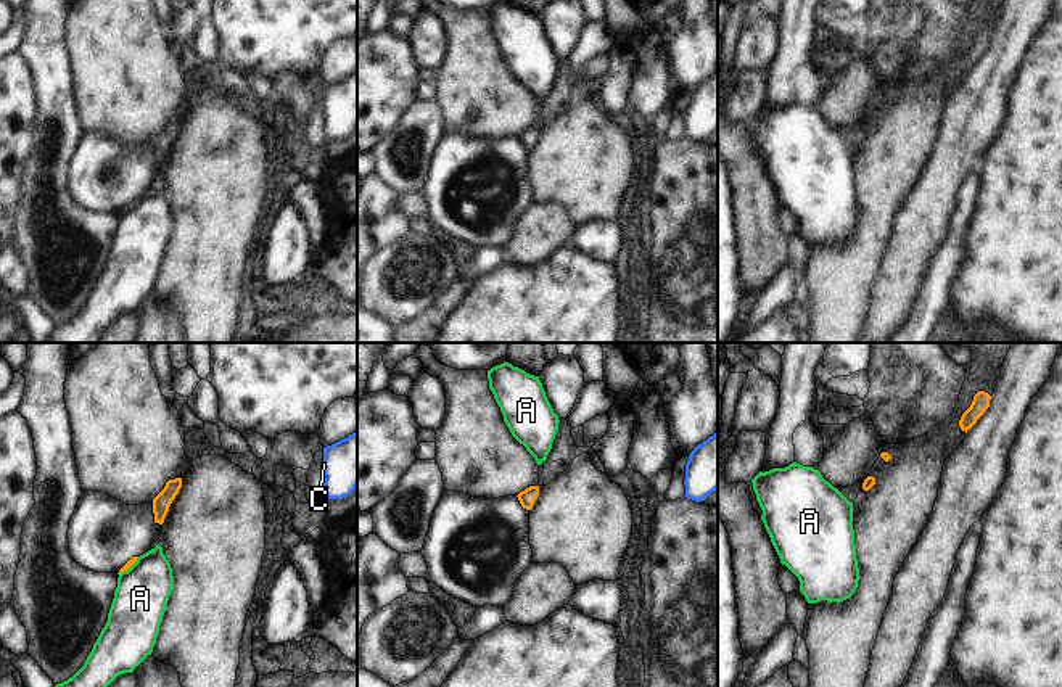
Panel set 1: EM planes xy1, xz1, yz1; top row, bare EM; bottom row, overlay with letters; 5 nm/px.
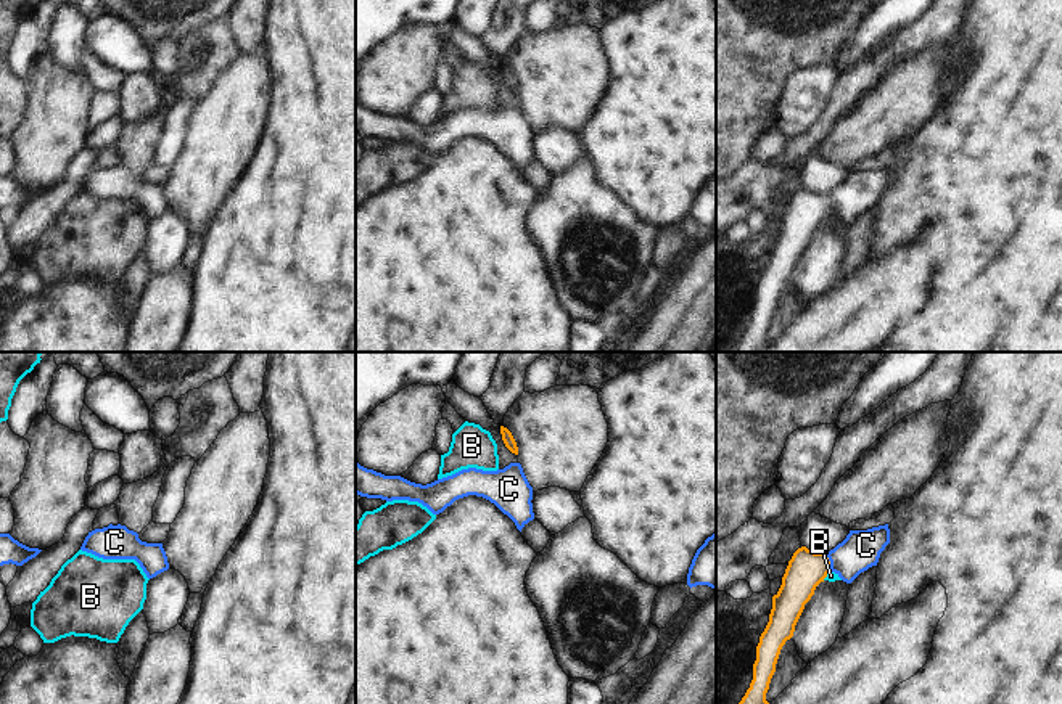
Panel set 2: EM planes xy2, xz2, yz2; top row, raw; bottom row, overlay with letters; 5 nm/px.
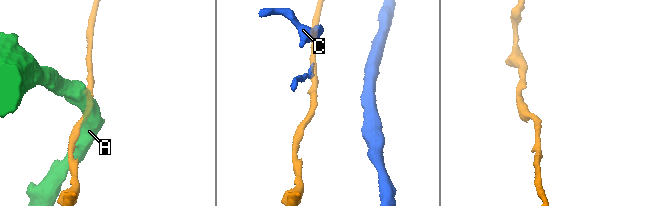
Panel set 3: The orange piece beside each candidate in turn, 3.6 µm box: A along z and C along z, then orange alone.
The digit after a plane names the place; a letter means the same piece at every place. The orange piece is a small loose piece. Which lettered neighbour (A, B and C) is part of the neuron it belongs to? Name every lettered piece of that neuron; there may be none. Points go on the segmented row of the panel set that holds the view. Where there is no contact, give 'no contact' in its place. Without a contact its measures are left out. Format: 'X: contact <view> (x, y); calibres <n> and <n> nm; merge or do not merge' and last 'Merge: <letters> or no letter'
A: contact xy1 (129, 567); calibres 40 and 260 nm; do not merge
B: contact yz2 (826, 576); calibres 190 and 50 nm; do not merge
C: contact yz2 (829, 563); calibres 190 and 190 nm; merge
Merge: C

